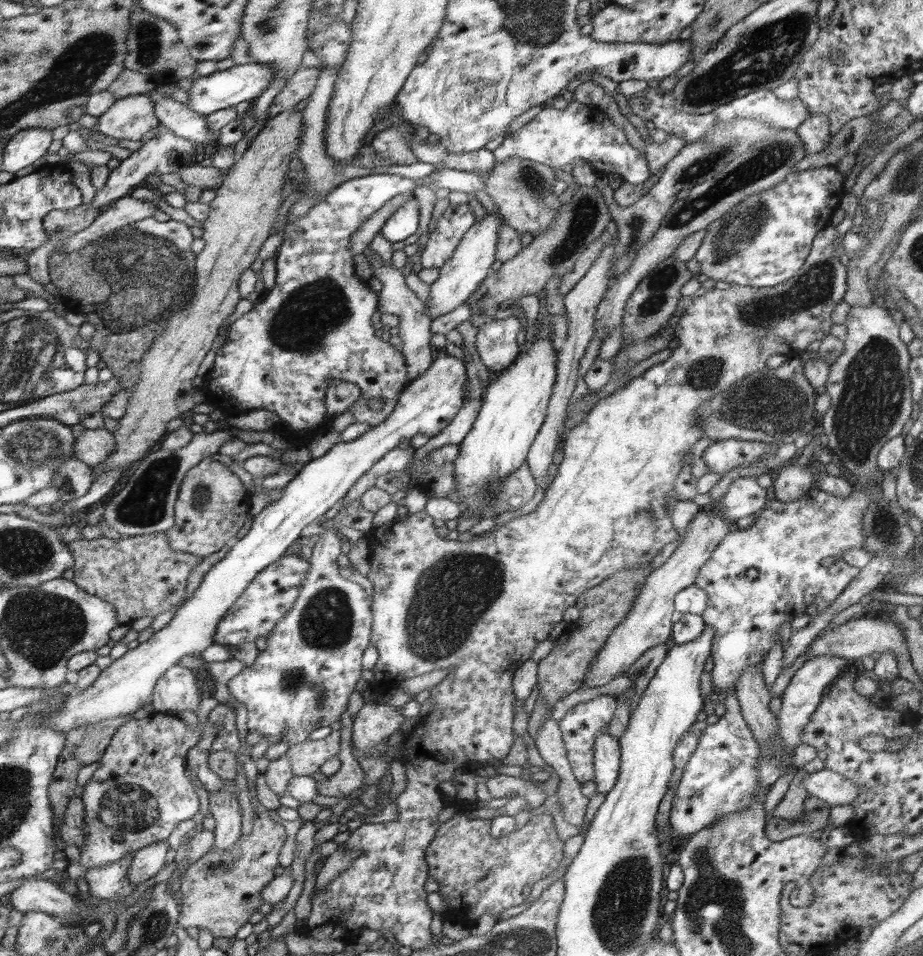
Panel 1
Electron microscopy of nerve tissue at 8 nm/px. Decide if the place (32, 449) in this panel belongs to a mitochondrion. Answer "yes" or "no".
yes

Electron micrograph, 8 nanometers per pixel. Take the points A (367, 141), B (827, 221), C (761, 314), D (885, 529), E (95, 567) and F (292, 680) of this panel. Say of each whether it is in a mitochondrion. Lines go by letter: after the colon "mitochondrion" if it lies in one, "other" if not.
A: other
B: other
C: mitochondrion
D: mitochondrion
E: other
F: mitochondrion

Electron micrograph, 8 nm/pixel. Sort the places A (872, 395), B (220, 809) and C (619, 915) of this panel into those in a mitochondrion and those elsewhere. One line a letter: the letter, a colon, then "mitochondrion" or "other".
A: mitochondrion
B: other
C: mitochondrion

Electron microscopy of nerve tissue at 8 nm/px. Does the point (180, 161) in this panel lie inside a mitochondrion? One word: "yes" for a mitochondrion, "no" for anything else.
no

